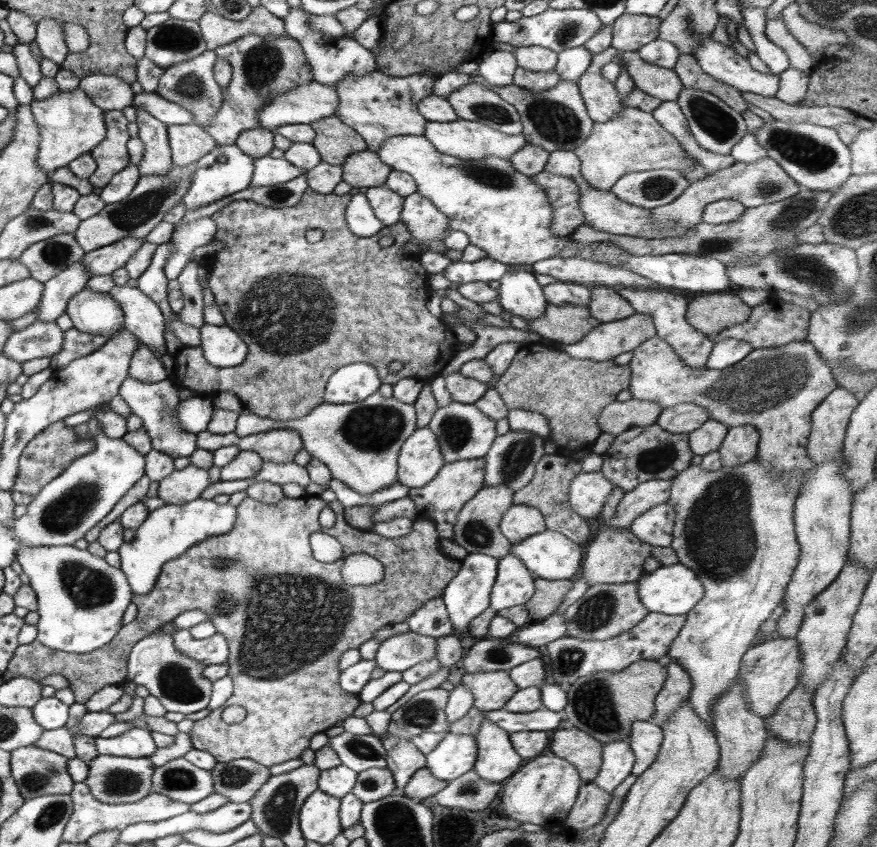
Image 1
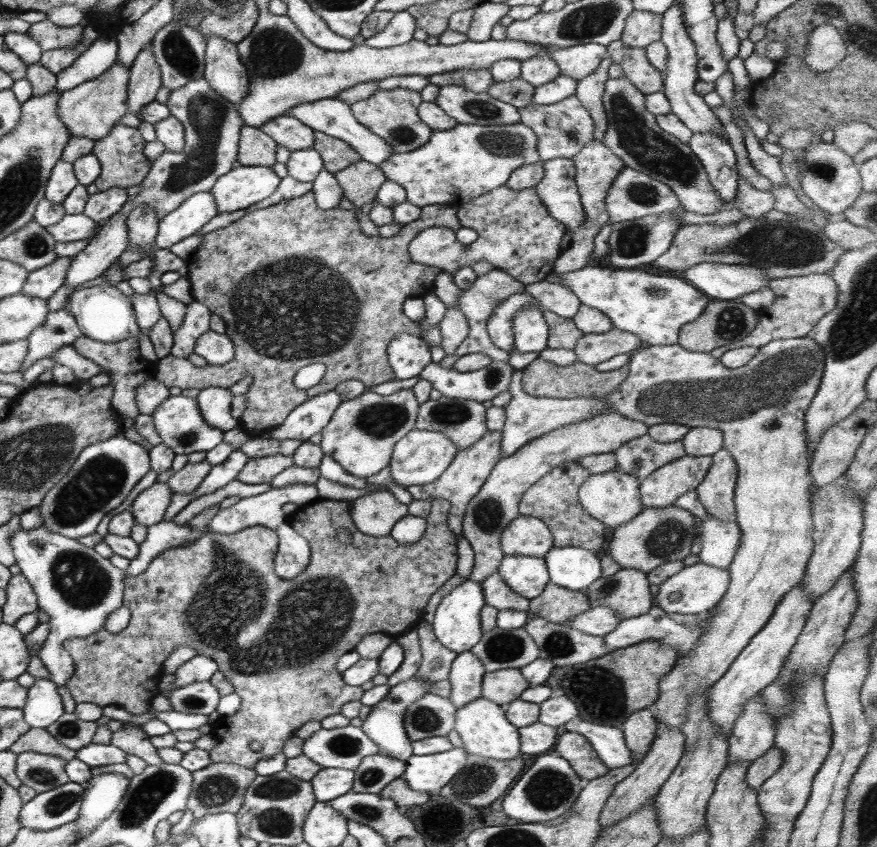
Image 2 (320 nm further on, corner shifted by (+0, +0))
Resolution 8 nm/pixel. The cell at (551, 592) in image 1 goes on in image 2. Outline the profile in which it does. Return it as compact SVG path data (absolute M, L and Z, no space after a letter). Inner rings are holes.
M550 582L529 605L529 611L536 616L563 625L591 607L589 598L581 591L571 591Z

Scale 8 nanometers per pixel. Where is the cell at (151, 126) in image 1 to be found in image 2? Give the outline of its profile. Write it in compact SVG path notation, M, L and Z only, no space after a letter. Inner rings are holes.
M146 48L136 56L129 68L127 86L129 112L139 117L142 108L155 100L162 85L159 64L156 62L152 50Z

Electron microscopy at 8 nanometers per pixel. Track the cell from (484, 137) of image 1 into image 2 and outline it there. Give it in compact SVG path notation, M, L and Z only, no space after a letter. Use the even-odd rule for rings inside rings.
M457 123L450 130L433 131L428 142L416 150L390 155L379 167L386 179L404 188L407 201L414 206L458 206L506 185L517 168L541 162L538 143L536 133L522 123L490 126Z

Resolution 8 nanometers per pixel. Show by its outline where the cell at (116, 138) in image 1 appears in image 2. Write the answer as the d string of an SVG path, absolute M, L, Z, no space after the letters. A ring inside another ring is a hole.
M116 123L104 137L94 141L92 154L100 161L101 173L93 182L100 192L109 188L129 188L141 184L151 167L151 160L143 153L144 138L137 128Z

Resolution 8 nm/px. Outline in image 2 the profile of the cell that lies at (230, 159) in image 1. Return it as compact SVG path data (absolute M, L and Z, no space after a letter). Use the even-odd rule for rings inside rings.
M211 191L197 192L159 220L155 249L170 249L197 232L219 212Z

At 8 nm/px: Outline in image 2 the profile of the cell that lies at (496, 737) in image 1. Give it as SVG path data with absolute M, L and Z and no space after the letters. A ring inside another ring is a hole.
M482 696L457 708L454 730L462 738L463 748L467 754L492 758L492 760L512 760L522 754L519 729L508 722L507 716L499 704Z

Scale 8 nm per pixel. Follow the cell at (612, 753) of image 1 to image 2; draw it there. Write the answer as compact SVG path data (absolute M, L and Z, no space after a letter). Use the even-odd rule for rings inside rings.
M579 716L564 724L564 728L567 732L584 736L609 770L635 762L632 752L626 746L623 733L618 728L592 724L583 721Z

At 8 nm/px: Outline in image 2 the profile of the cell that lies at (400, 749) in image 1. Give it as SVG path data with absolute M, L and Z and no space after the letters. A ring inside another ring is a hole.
M416 673L409 681L389 688L389 693L380 701L371 706L371 711L363 720L361 730L383 751L383 754L406 763L413 756L412 741L408 738L404 728L405 710L430 692L431 682L425 681Z

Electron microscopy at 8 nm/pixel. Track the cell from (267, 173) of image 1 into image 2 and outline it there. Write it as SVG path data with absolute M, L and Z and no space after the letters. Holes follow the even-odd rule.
M241 165L219 176L210 191L219 213L234 212L272 196L280 181L271 167Z

